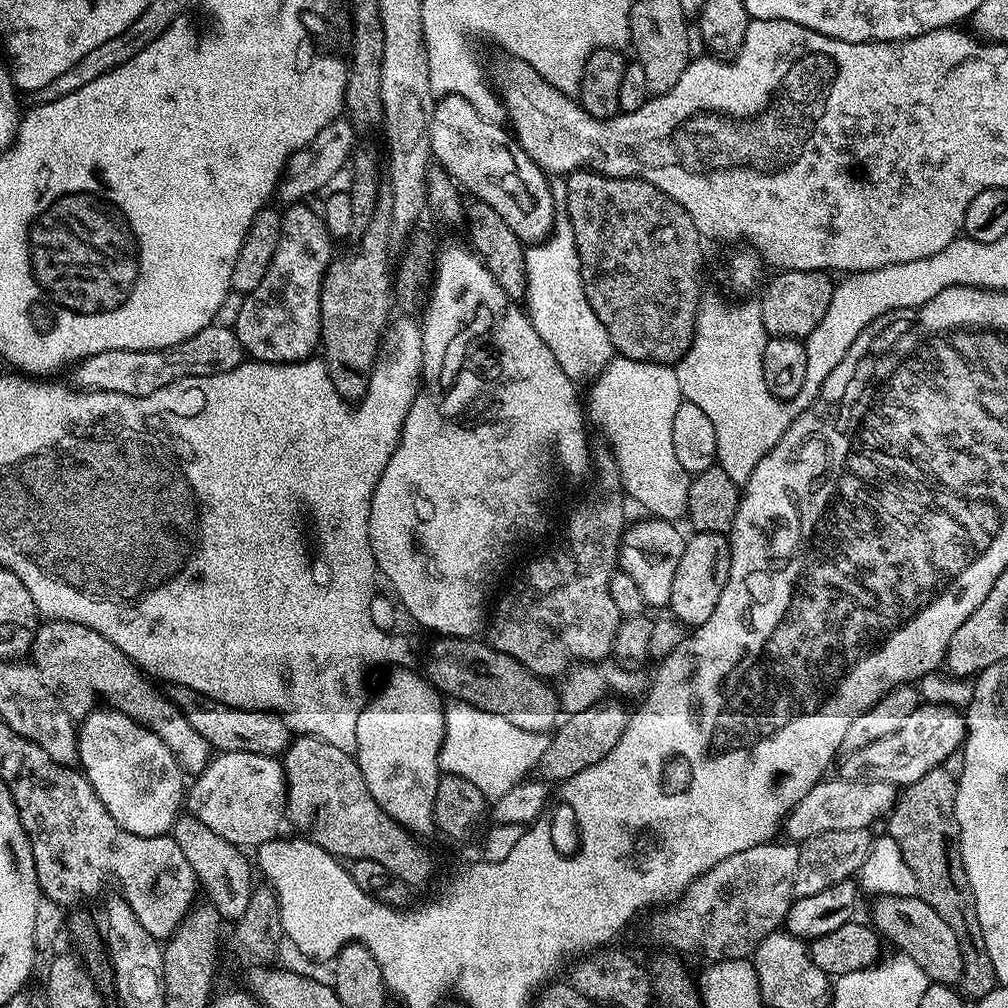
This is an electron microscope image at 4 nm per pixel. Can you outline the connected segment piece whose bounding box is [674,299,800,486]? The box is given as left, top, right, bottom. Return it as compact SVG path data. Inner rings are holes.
M753 299L740 310L740 328L732 320L714 321L708 332L708 344L693 343L674 365L681 397L702 409L714 425L716 464L741 486L750 478L754 466L780 441L782 434L800 415L800 404L791 404L788 399L781 402L766 386L766 378L762 374L762 350L768 338L768 331L762 326L760 305Z

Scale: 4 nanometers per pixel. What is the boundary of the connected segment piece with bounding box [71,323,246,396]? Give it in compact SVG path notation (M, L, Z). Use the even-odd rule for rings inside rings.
M211 323L198 330L186 342L178 342L169 348L158 350L106 350L102 354L88 356L71 369L71 383L86 392L118 392L127 396L149 396L170 382L187 376L213 376L226 370L234 370L245 363L246 353L235 331Z

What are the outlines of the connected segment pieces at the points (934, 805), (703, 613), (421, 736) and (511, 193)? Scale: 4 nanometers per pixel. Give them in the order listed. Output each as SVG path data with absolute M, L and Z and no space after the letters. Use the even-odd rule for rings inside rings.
M941 766L930 770L918 782L907 785L897 795L896 805L886 817L886 834L894 838L906 866L914 874L916 892L938 915L944 919L960 939L962 946L962 966L964 976L959 987L965 997L978 1001L997 987L994 966L982 939L982 926L978 926L976 903L972 901L972 891L962 866L960 853L960 831L956 825L956 782L957 777Z
M693 531L691 535L685 539L682 558L678 561L678 572L674 574L674 586L670 590L668 603L671 615L685 626L706 622L706 618L714 614L714 606L718 606L718 598L722 598L722 590L728 581L732 557L732 545L725 533Z
M400 666L389 671L392 673L381 686L380 693L364 709L361 707L357 711L354 755L374 802L378 802L378 806L382 806L382 810L386 810L386 814L390 814L390 818L398 821L408 832L424 838L434 828L434 798L442 775L440 747L444 745L444 708L440 704L441 693L421 673L419 676L406 669Z
M441 96L432 115L430 146L435 163L440 163L437 165L469 197L486 202L486 206L494 206L506 226L518 234L524 245L538 244L551 236L558 215L558 201L552 197L552 184L544 169L530 159L507 127L482 118L466 98Z

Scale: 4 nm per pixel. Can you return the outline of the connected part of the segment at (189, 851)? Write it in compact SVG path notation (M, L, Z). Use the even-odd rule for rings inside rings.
M184 814L177 819L174 825L174 839L178 842L178 846L182 846L182 854L186 854L186 862L190 862L190 866L194 870L194 874L196 875L196 882L199 887L208 894L207 899L214 905L214 907L218 910L218 914L222 917L225 921L231 920L231 922L236 922L240 917L246 914L247 907L250 903L250 898L252 896L252 892L254 889L254 882L252 882L252 868L253 865L250 863L248 865L248 860L243 851L237 848L235 844L231 844L226 840L226 838L222 838L218 834L214 834L214 830L210 830L210 826L206 826L203 822L200 821L199 818L193 816L191 814Z

